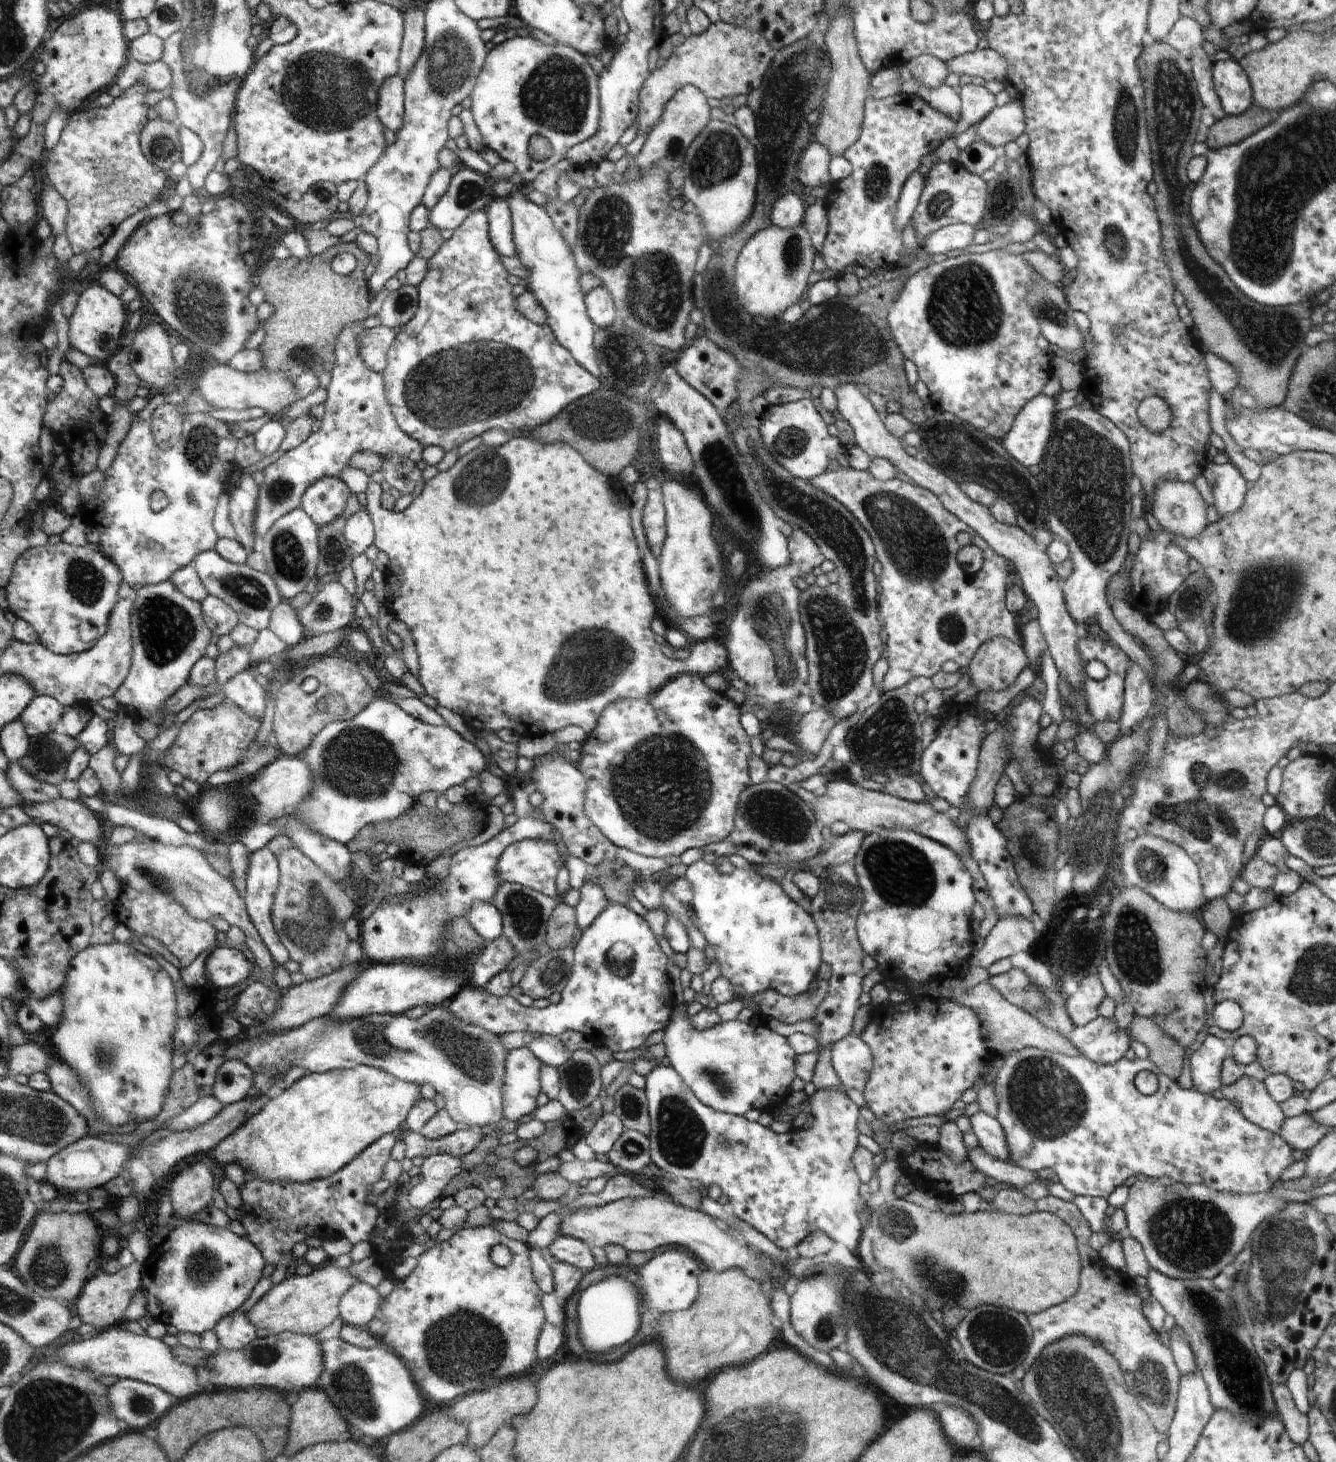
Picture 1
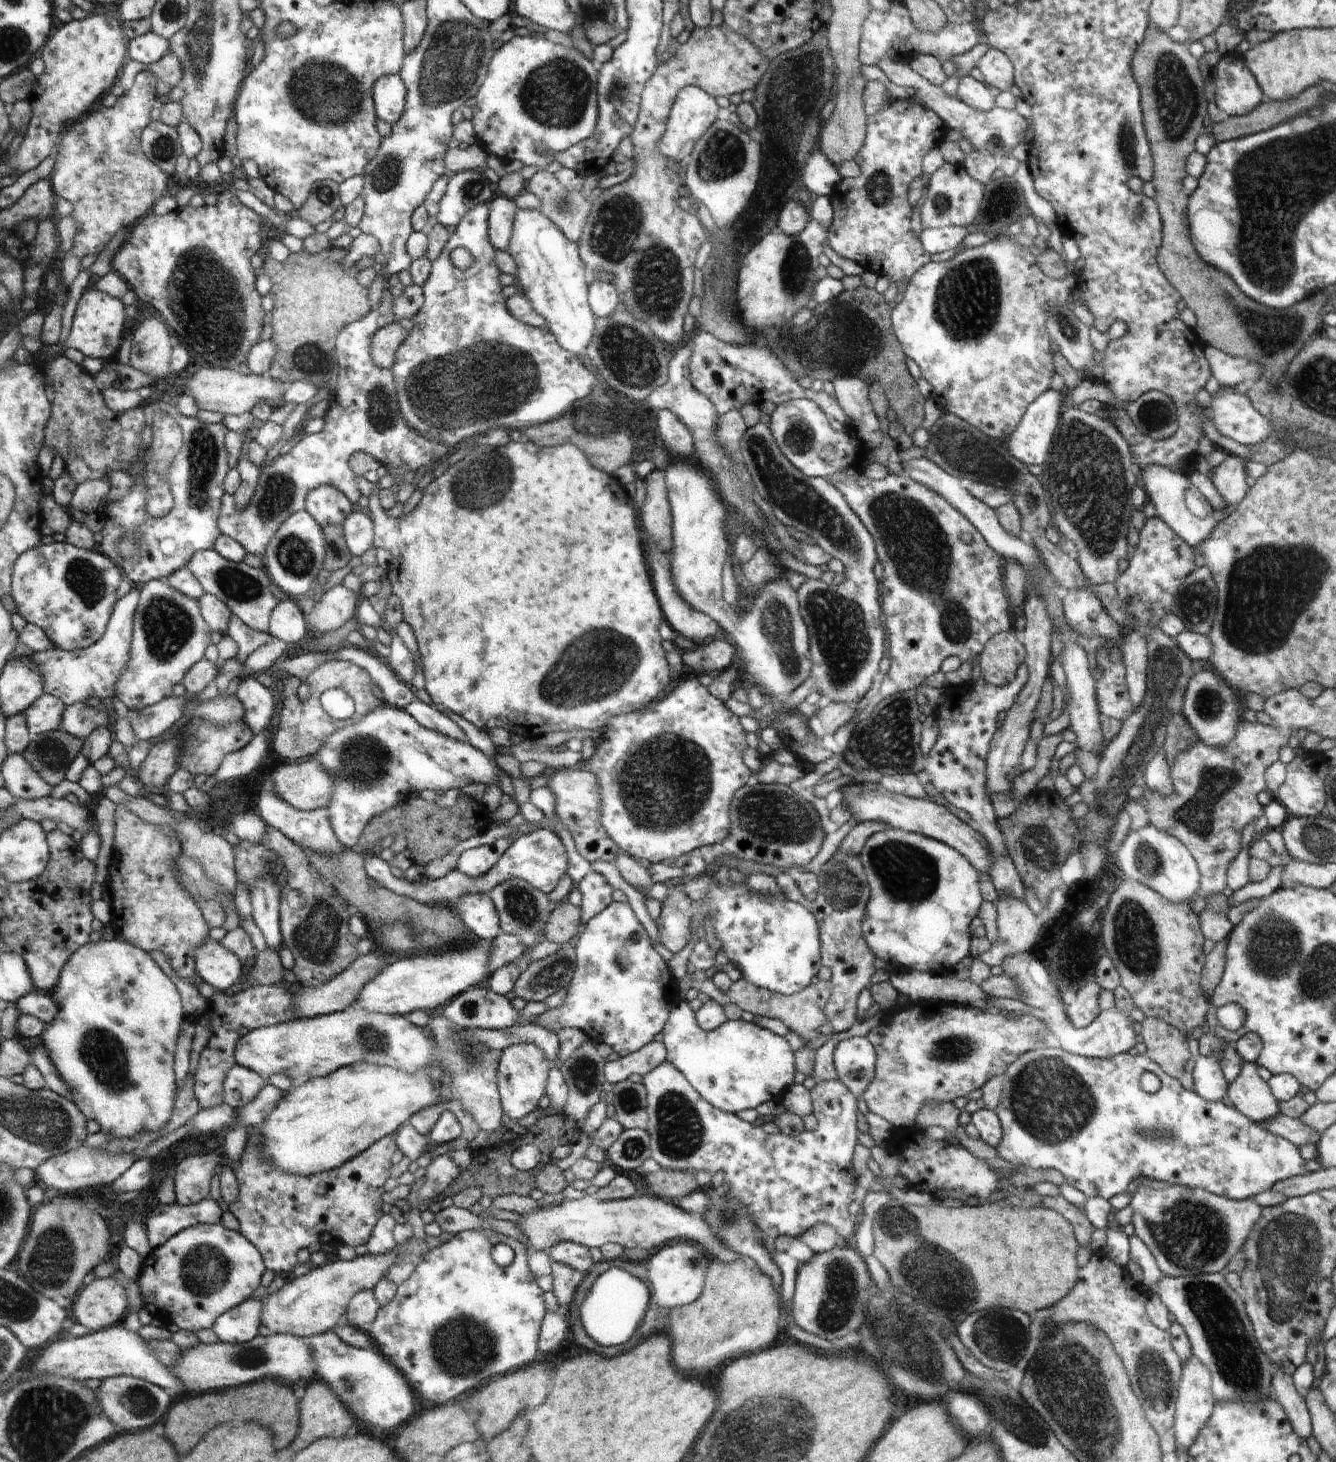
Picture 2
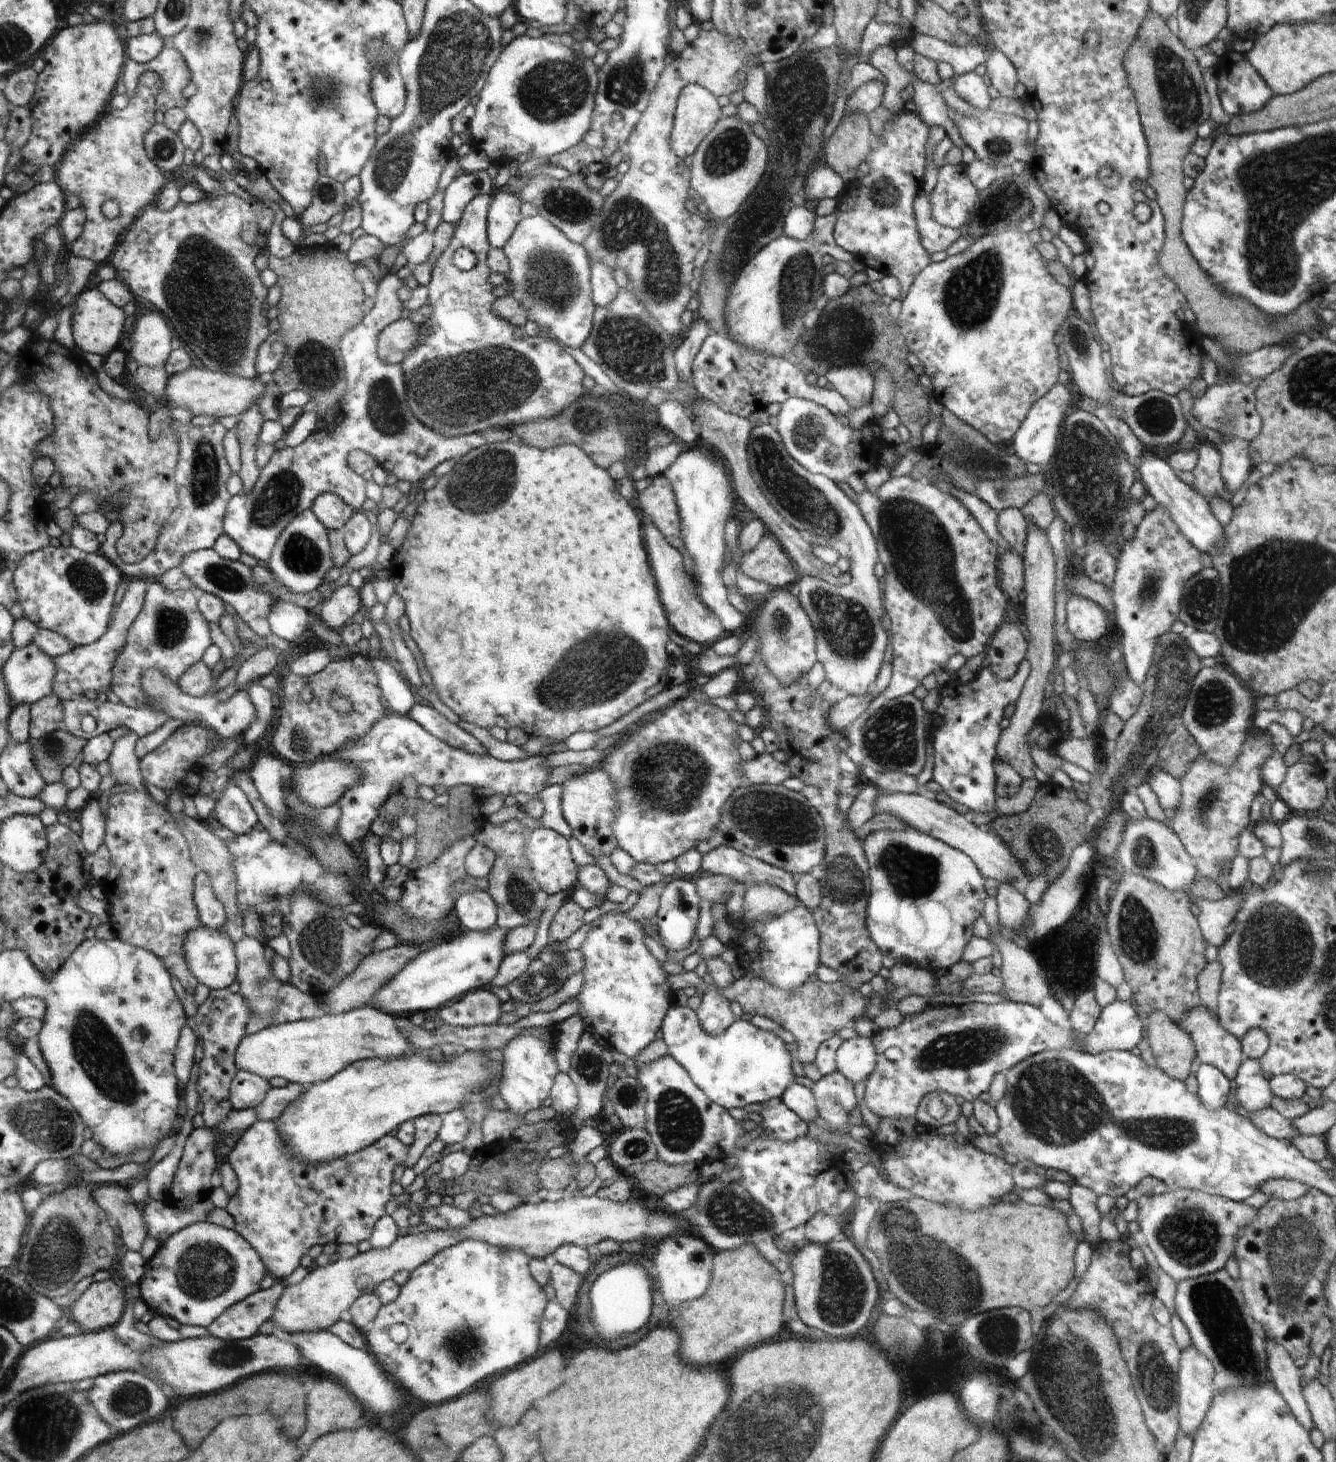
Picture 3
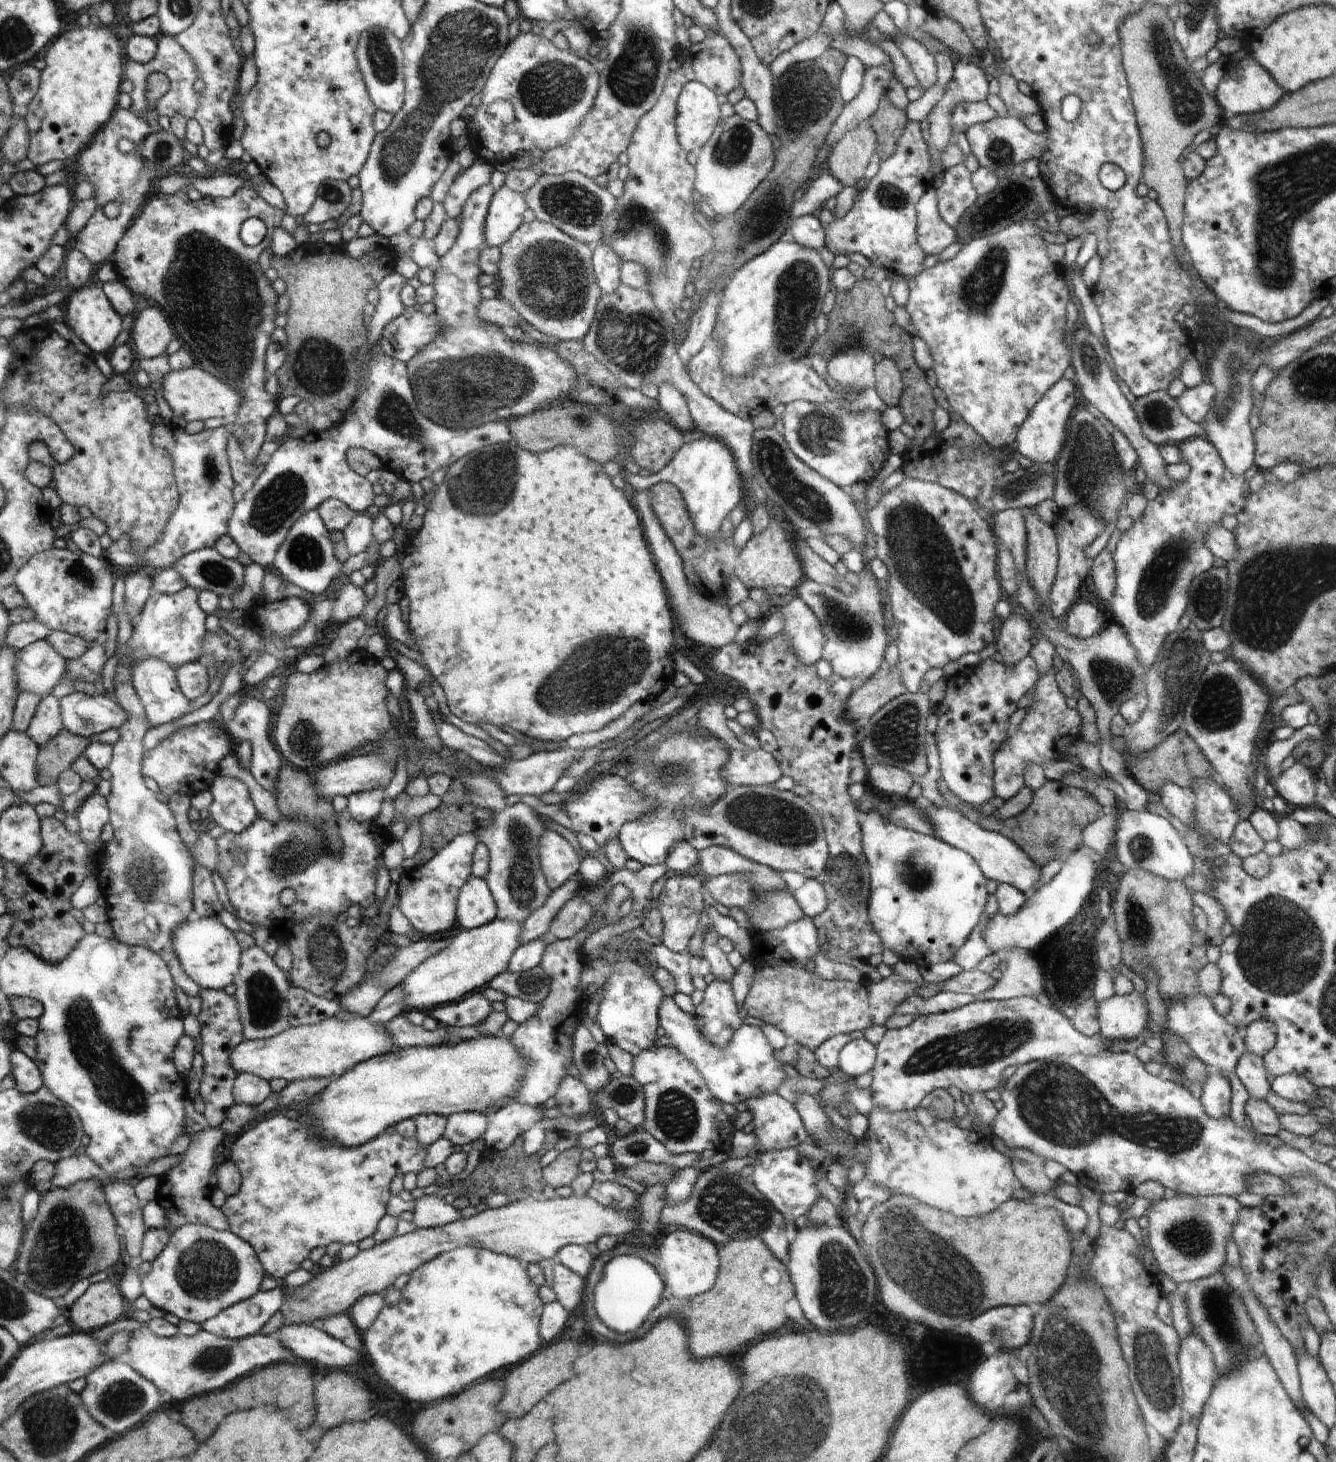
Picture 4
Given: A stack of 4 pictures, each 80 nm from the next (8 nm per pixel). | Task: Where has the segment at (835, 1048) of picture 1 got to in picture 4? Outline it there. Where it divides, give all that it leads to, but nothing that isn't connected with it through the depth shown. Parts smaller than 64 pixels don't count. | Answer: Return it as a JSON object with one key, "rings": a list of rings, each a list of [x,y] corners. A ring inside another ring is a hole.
{"rings":[[[864,1037],[852,1039],[839,1052],[838,1068],[850,1077],[856,1078],[873,1068],[877,1050]]]}

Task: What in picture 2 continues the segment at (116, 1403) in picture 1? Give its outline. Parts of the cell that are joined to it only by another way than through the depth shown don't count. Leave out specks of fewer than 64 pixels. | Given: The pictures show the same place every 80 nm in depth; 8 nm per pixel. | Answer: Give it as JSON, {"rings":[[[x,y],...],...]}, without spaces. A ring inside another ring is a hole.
{"rings":[[[132,1375],[105,1378],[96,1390],[100,1406],[120,1430],[125,1432],[143,1431],[164,1421],[164,1412],[170,1408],[170,1402],[172,1402],[164,1387]]]}

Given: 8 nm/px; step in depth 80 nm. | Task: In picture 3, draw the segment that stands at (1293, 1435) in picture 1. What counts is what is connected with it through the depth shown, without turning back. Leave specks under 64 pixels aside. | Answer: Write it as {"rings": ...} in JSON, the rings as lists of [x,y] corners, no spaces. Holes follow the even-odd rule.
{"rings":[[[1268,1339],[1267,1367],[1271,1382],[1284,1398],[1290,1412],[1307,1431],[1315,1427],[1311,1412],[1307,1407],[1301,1387],[1301,1370],[1293,1362],[1289,1352],[1279,1342]]]}

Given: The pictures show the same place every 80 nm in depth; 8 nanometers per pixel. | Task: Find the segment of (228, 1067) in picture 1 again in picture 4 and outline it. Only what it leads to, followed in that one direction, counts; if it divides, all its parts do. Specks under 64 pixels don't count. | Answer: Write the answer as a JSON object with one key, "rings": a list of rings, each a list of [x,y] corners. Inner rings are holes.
{"rings":[[[238,1073],[233,1082],[233,1099],[241,1105],[258,1105],[272,1093],[269,1081],[256,1075]]]}

